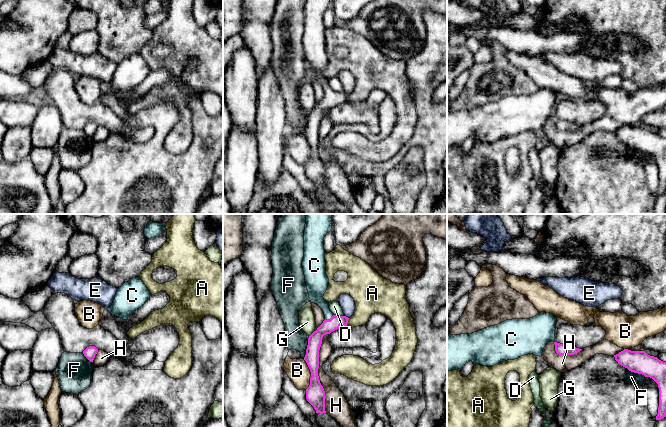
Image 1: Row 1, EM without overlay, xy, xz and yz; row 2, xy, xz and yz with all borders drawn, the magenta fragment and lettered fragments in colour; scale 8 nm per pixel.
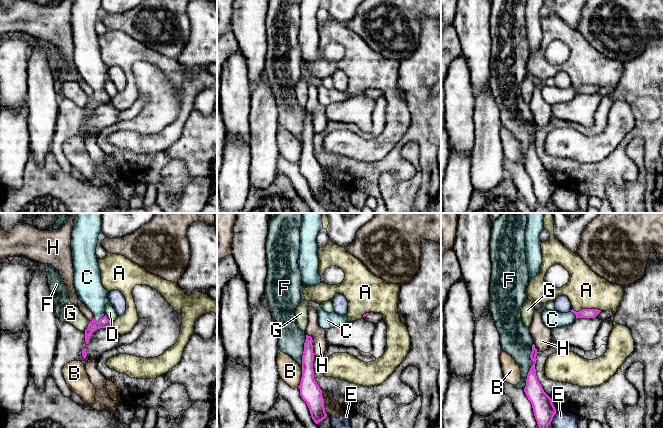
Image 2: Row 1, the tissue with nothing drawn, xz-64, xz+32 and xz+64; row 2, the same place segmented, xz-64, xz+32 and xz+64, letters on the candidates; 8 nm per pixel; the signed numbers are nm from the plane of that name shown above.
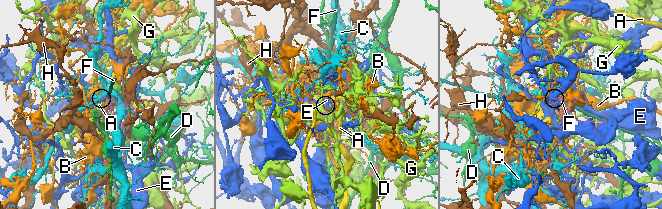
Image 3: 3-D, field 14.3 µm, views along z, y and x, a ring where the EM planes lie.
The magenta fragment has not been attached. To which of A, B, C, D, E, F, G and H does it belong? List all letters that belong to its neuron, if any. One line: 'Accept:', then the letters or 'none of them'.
Accept: C

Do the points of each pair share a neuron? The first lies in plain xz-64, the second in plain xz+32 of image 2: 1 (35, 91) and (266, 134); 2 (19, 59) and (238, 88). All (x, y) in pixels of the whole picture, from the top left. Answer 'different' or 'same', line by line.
1: same
2: same

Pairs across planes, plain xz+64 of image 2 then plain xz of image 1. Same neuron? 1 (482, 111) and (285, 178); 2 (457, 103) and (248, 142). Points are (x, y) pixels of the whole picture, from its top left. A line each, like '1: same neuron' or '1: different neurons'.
1: different neurons
2: different neurons

